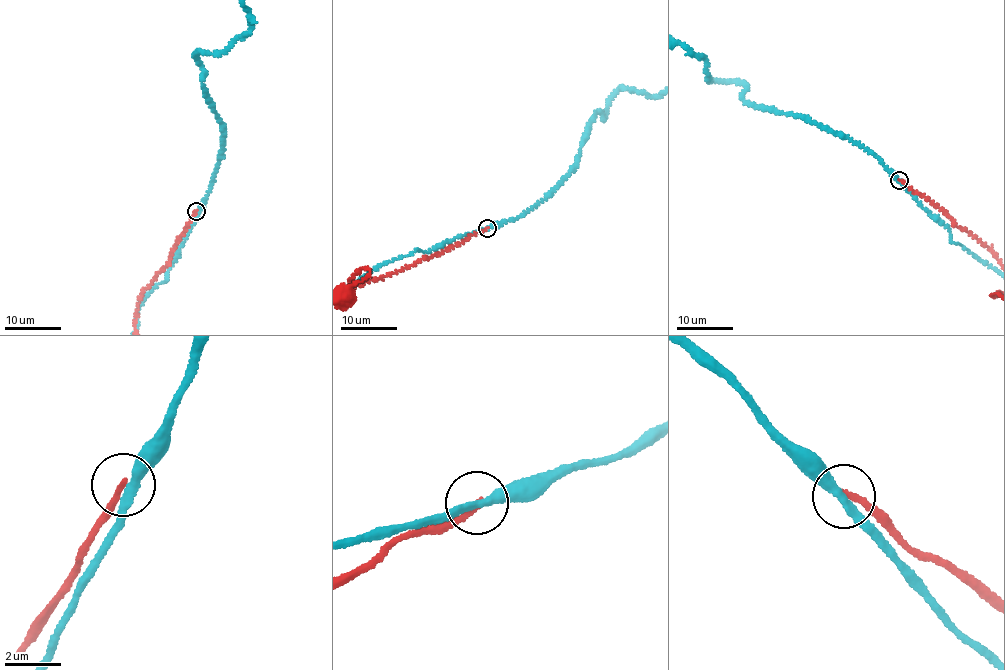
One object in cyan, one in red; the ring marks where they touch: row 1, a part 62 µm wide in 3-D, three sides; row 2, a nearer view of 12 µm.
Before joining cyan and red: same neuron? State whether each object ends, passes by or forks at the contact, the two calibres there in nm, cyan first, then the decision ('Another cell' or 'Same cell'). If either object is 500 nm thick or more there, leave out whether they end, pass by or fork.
At the ring cyan passes by. At the ring red ends. Thickness 320 nm (cyan) against 220 nm. Another cell

